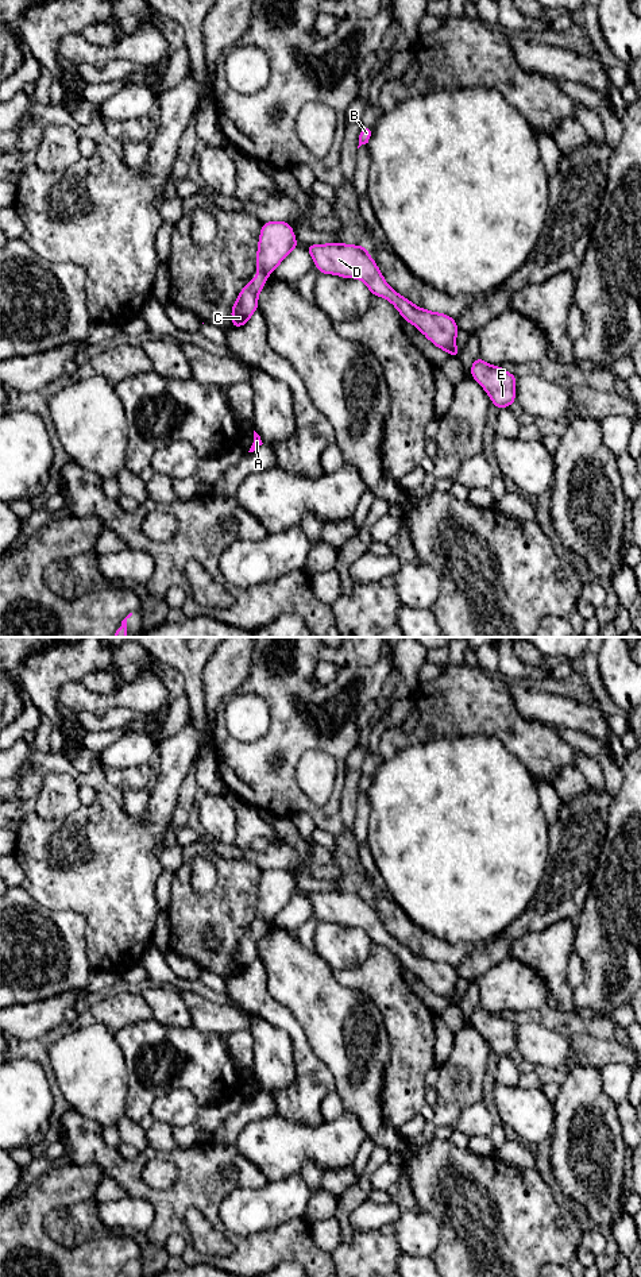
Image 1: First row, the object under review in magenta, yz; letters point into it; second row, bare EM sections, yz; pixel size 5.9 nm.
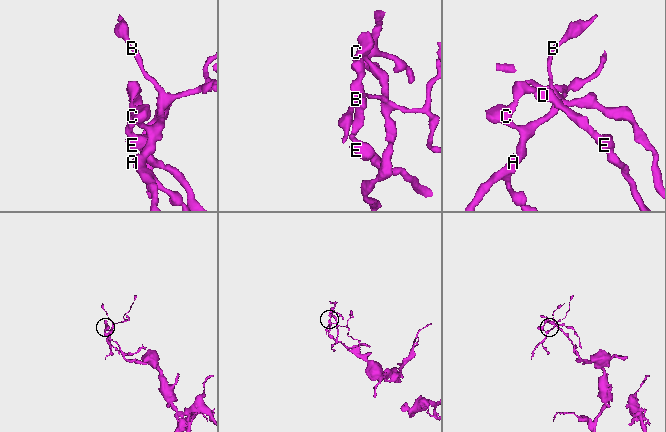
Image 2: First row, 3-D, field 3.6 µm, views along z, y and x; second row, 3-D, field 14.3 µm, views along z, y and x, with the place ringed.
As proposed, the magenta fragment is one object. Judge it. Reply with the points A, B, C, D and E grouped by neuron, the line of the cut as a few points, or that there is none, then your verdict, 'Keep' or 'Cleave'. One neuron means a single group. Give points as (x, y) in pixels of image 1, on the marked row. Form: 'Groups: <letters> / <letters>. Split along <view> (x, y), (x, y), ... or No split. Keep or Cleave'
Groups: A B C / D E. Split along yz (259, 272), (266, 274). Cleave

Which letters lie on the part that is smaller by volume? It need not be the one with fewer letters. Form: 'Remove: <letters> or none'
Remove: A, B, C

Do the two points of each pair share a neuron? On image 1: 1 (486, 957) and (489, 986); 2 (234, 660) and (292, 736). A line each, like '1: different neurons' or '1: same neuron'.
1: different neurons
2: different neurons

